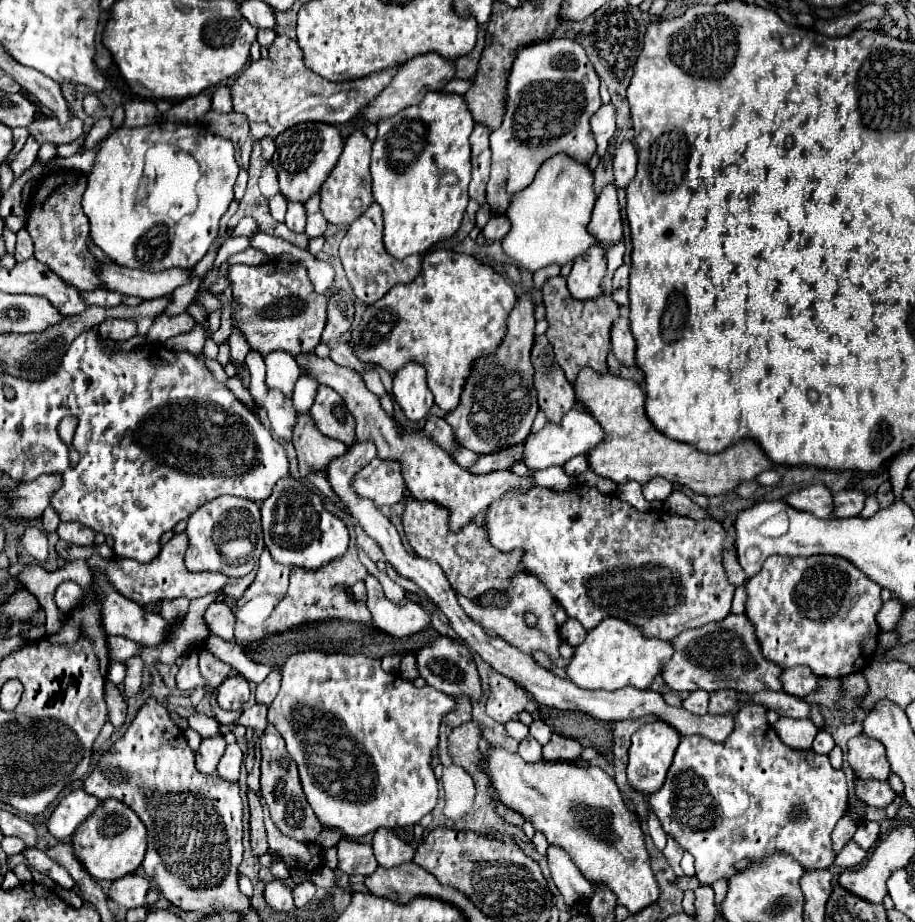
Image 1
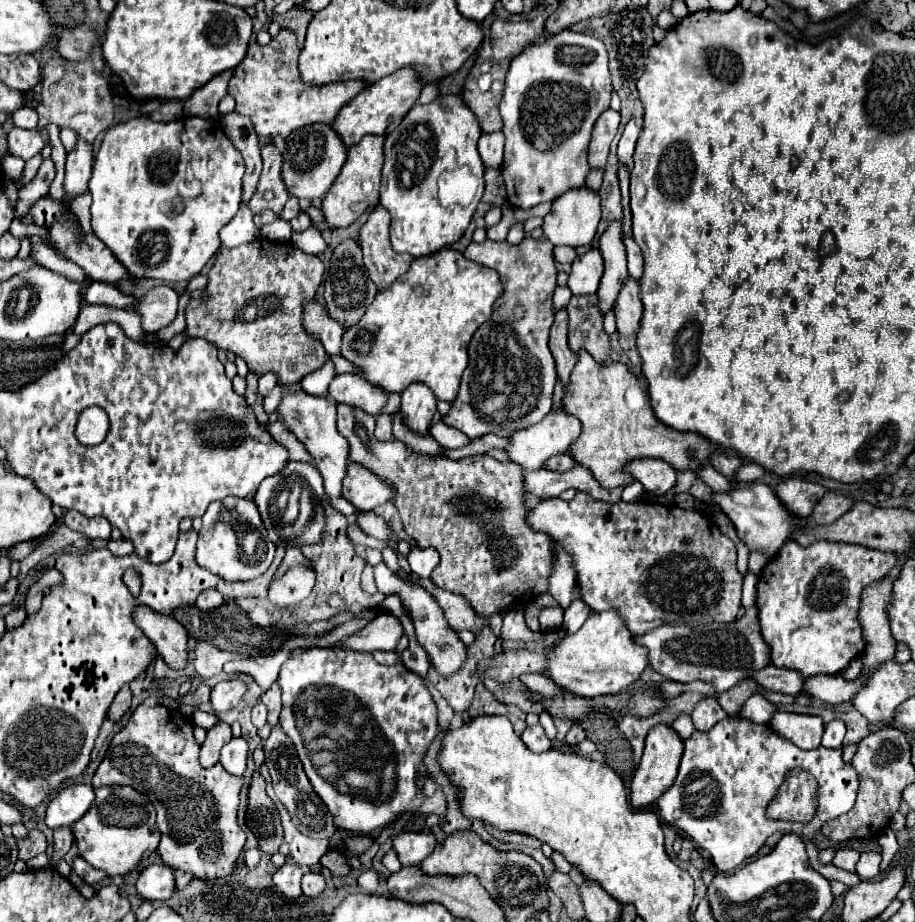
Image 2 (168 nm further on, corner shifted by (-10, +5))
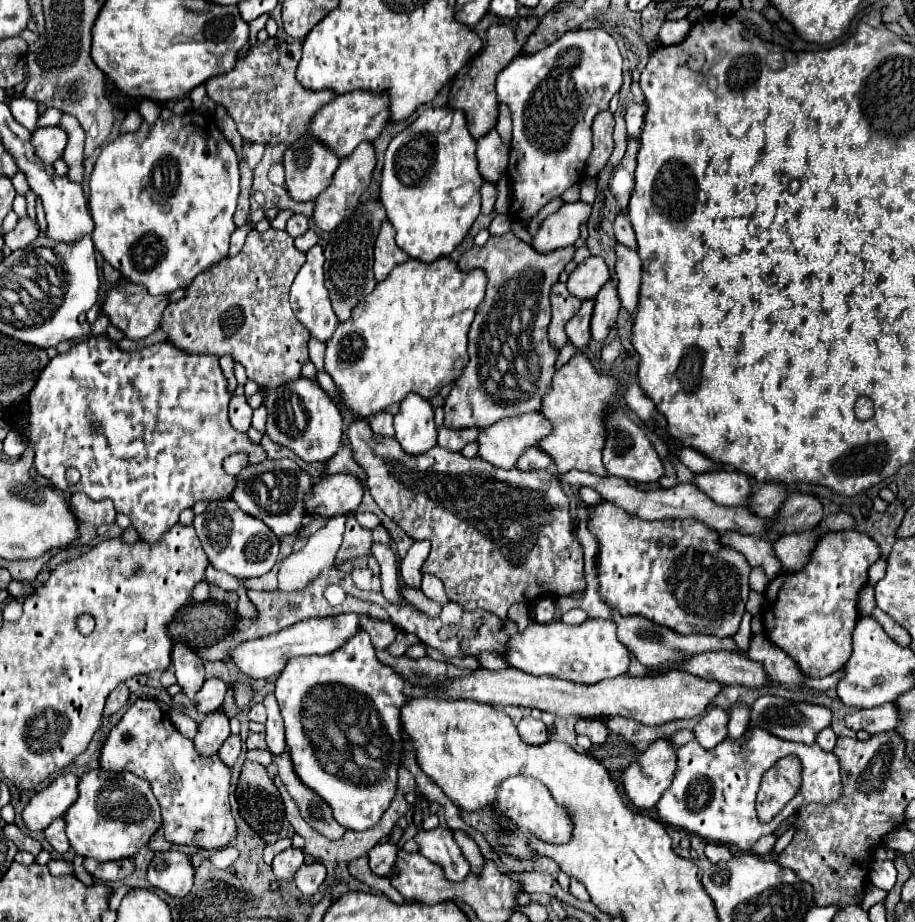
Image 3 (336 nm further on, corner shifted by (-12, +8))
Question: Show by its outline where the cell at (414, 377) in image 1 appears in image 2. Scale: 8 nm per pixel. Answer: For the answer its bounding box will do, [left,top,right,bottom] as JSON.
[402,382,436,432]

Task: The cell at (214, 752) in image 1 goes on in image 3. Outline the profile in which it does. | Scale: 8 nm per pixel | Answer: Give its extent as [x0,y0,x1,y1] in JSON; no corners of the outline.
[192,711,230,755]

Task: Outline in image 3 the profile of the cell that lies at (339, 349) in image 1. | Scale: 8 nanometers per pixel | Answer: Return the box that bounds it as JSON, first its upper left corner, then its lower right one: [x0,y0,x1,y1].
[290,245,338,341]

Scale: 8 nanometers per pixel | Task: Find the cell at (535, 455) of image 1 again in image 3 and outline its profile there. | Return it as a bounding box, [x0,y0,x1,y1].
[476,413,552,469]

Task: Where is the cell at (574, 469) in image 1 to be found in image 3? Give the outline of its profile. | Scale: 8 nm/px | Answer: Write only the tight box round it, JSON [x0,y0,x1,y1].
[516,447,552,471]

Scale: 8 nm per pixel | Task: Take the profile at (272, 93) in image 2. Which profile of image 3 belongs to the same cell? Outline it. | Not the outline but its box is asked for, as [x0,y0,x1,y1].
[206,37,334,145]

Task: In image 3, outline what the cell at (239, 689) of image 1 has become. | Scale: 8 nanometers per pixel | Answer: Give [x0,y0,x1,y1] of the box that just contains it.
[194,679,228,715]

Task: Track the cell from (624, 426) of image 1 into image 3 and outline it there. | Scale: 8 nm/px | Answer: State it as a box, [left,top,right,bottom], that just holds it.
[538,353,618,475]

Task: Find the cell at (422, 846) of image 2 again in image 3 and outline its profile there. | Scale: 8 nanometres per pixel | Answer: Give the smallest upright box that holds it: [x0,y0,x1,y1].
[414,827,470,881]

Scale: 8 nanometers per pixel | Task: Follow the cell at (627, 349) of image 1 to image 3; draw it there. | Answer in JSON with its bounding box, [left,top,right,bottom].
[614,241,642,315]

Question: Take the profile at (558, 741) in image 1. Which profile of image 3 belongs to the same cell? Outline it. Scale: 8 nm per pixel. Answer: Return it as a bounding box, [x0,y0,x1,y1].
[576,719,608,745]

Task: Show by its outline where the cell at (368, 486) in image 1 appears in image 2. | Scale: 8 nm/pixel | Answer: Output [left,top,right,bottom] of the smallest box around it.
[342,462,394,510]

